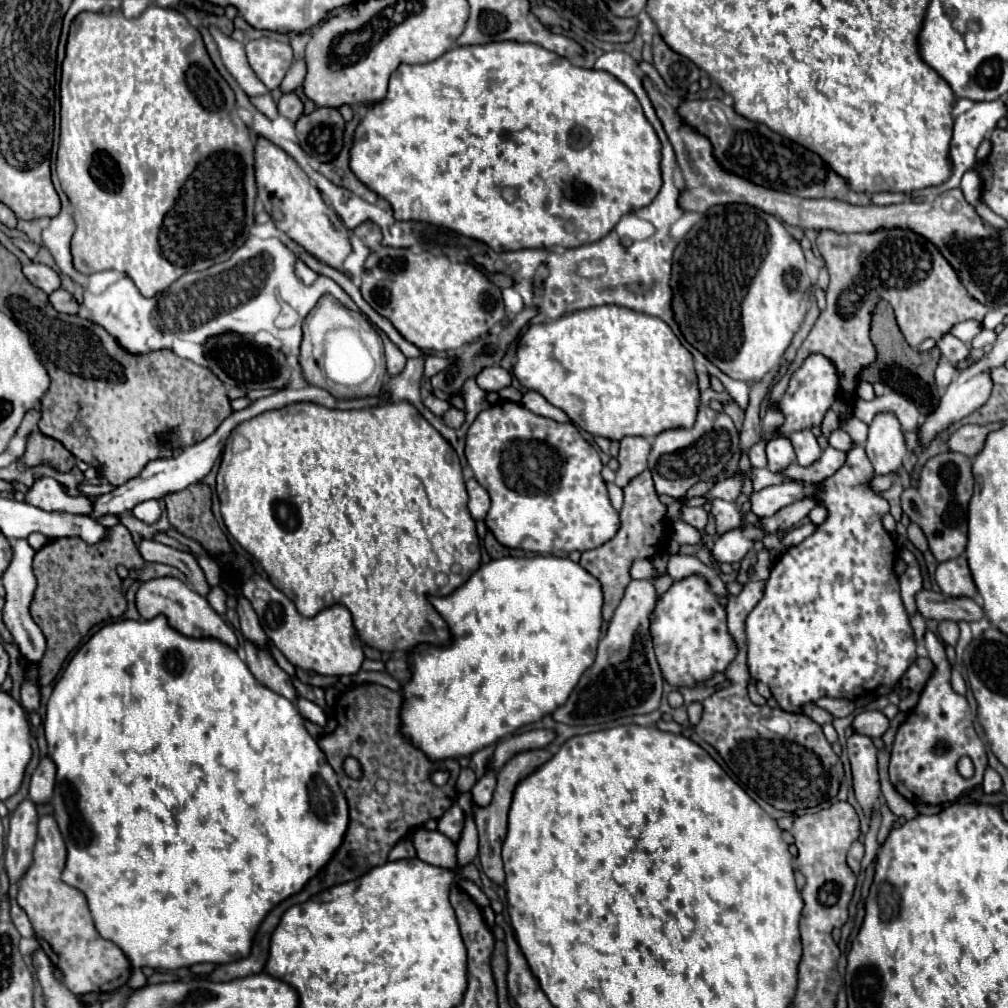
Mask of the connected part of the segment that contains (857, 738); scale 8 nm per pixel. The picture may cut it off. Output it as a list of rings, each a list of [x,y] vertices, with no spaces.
[[[854,733],[848,739],[846,751],[848,751],[848,757],[850,757],[850,765],[852,765],[856,799],[862,805],[864,813],[870,817],[872,801],[878,801],[878,795],[880,795],[878,761],[876,761],[878,749],[874,747],[870,737]]]

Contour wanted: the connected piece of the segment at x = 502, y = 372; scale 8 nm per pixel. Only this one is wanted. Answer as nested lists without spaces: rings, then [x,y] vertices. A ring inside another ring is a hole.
[[[484,367],[484,371],[480,371],[480,375],[476,375],[478,387],[484,389],[486,393],[500,391],[500,389],[508,387],[510,381],[512,381],[510,373],[502,367]]]

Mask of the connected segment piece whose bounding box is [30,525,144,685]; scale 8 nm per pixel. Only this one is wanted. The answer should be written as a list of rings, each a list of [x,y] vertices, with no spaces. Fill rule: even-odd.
[[[116,525],[110,529],[108,539],[96,545],[86,545],[80,539],[56,539],[36,551],[34,575],[38,579],[38,587],[30,613],[48,643],[40,661],[40,685],[52,683],[64,659],[80,645],[84,635],[88,635],[96,623],[110,619],[110,595],[120,589],[116,565],[124,565],[126,569],[138,569],[144,565],[136,545],[128,541],[128,533],[130,531],[126,531],[124,525]]]

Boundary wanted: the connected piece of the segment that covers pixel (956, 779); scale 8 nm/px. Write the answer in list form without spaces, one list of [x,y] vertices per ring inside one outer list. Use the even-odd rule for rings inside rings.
[[[926,631],[924,639],[926,639],[928,657],[934,663],[934,671],[920,693],[918,705],[912,711],[908,711],[904,723],[896,731],[896,739],[894,739],[892,755],[890,755],[890,781],[896,787],[896,791],[910,803],[942,805],[942,803],[958,801],[966,791],[978,787],[988,767],[988,759],[986,759],[984,743],[978,739],[974,731],[972,713],[970,713],[966,697],[958,695],[950,685],[952,665],[948,663],[944,643],[932,631]],[[968,727],[970,727],[970,737],[968,737]],[[938,741],[948,743],[948,751],[944,755],[932,753]],[[964,755],[970,755],[976,767],[976,773],[970,781],[960,777],[960,773],[956,771],[956,763]]]

